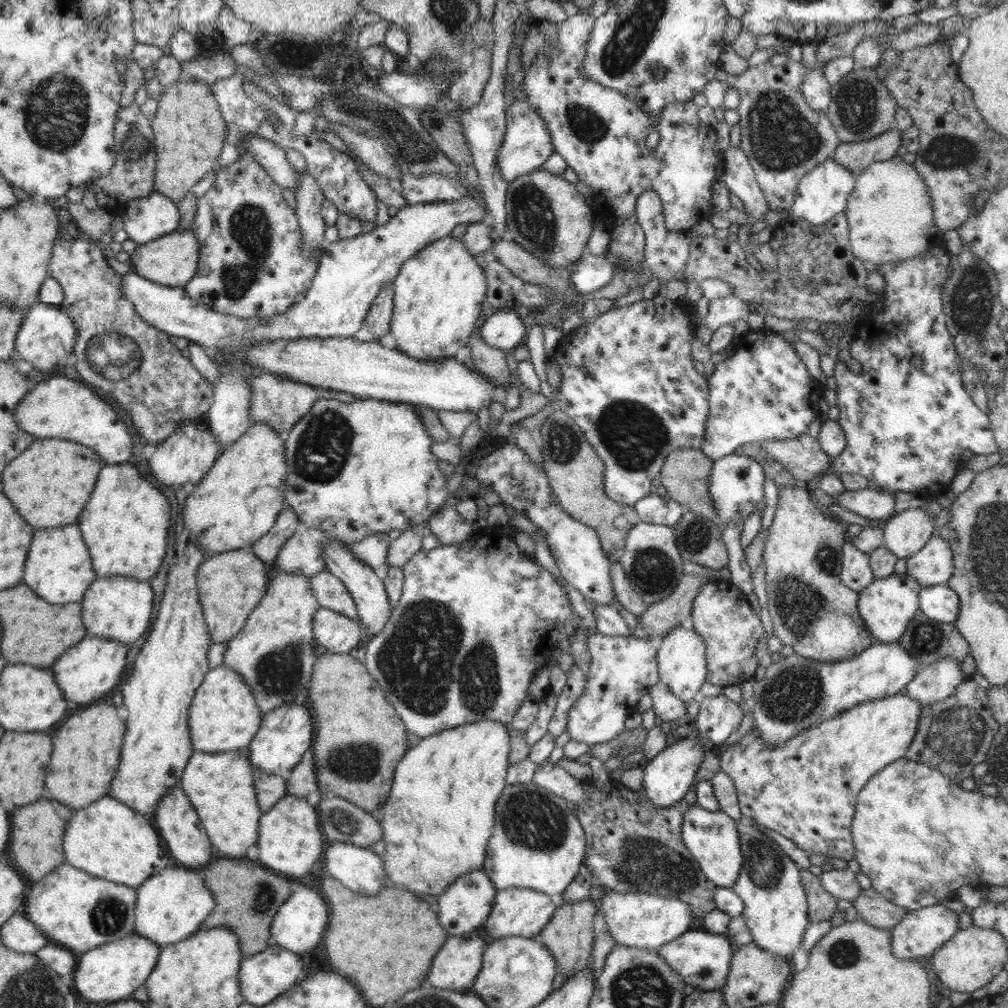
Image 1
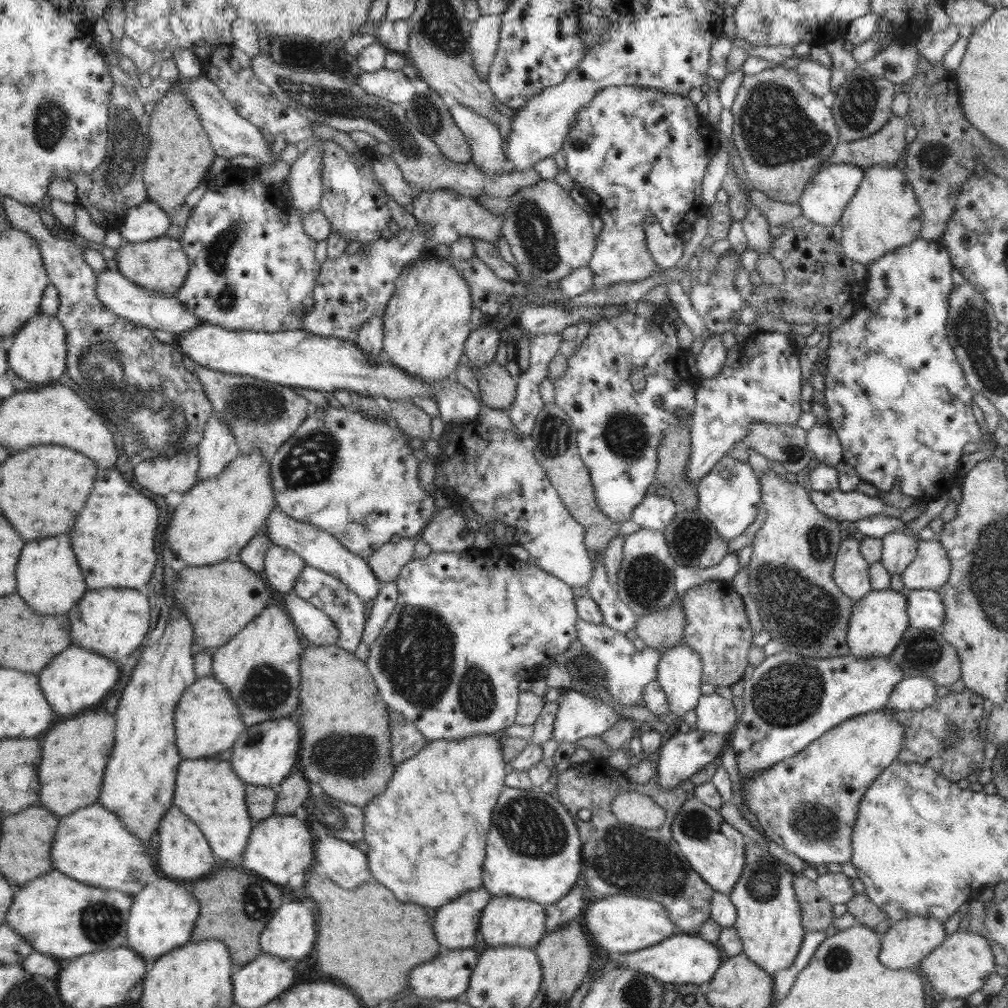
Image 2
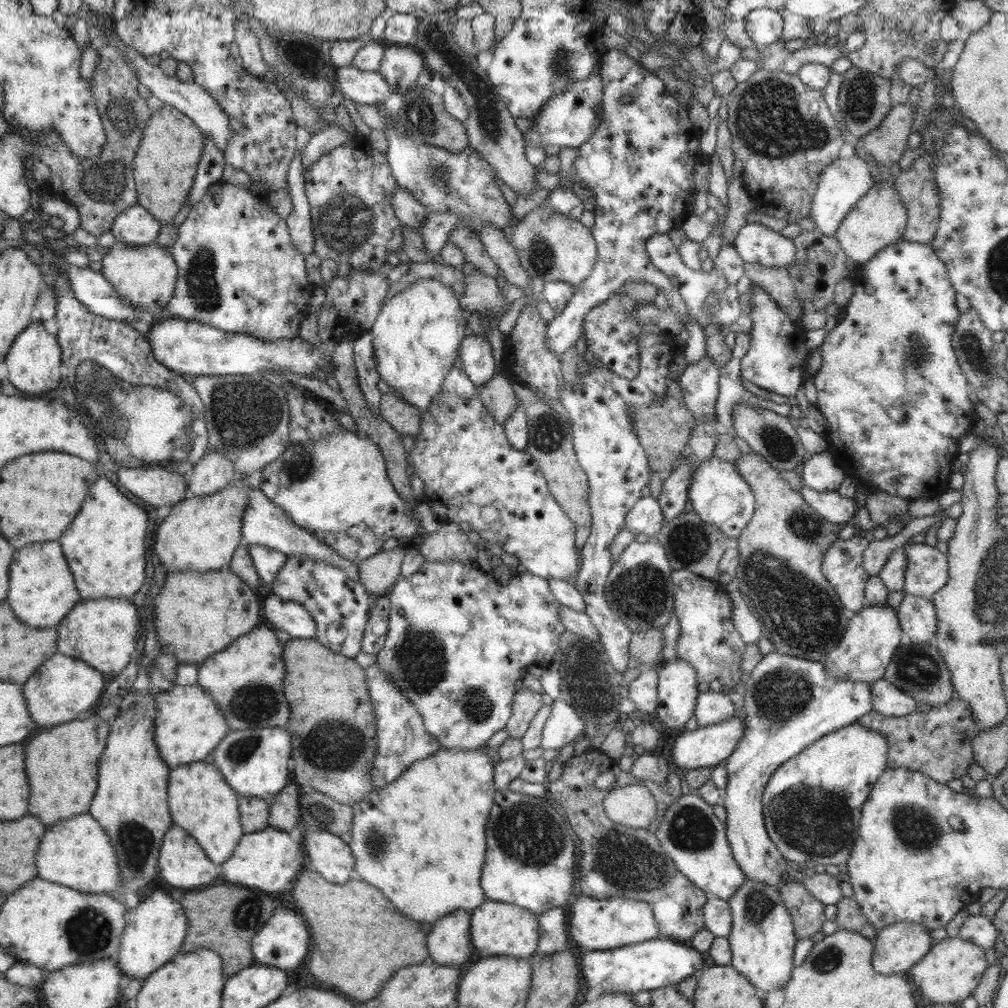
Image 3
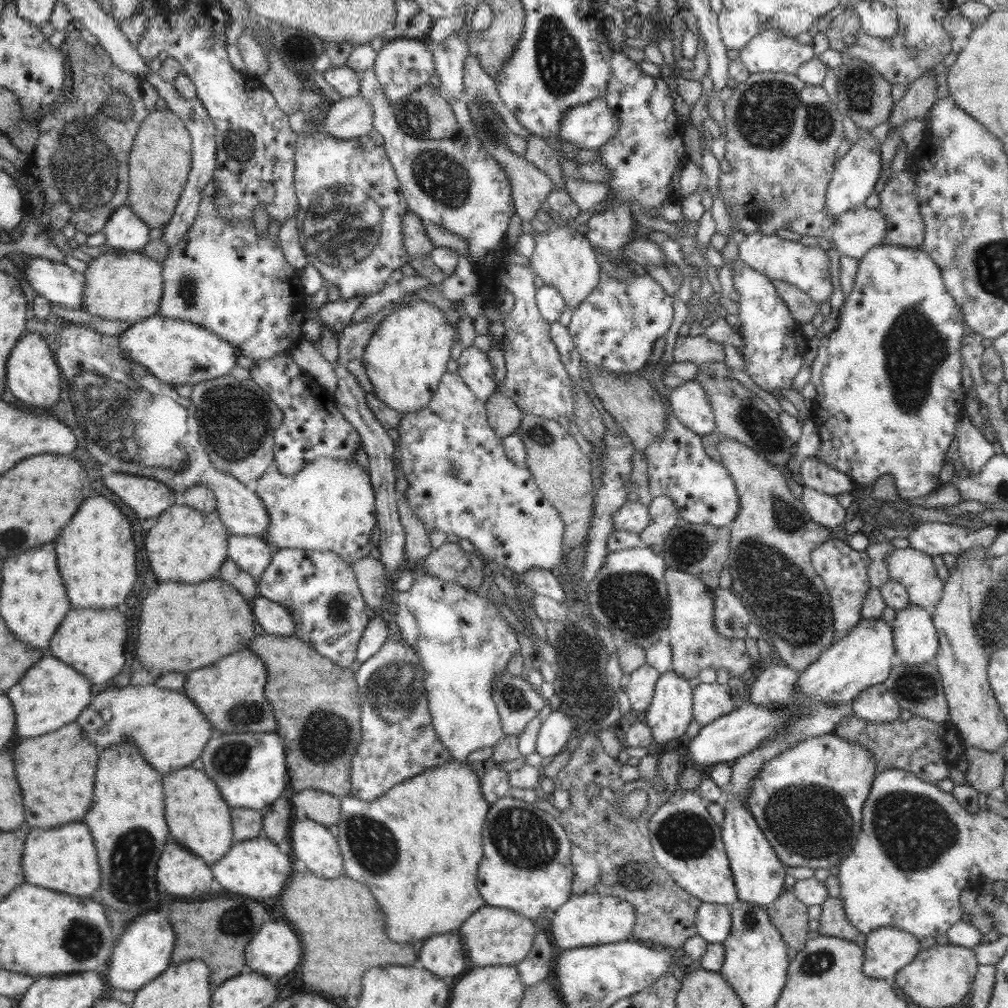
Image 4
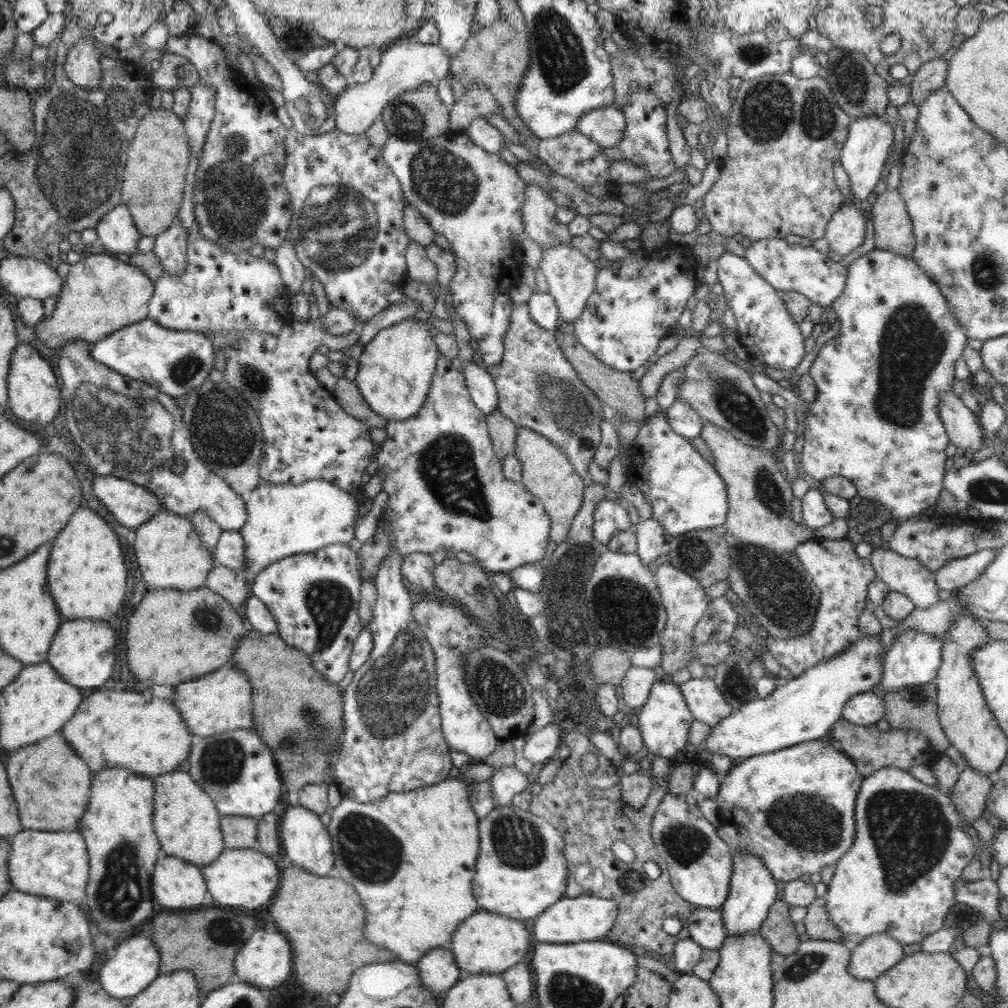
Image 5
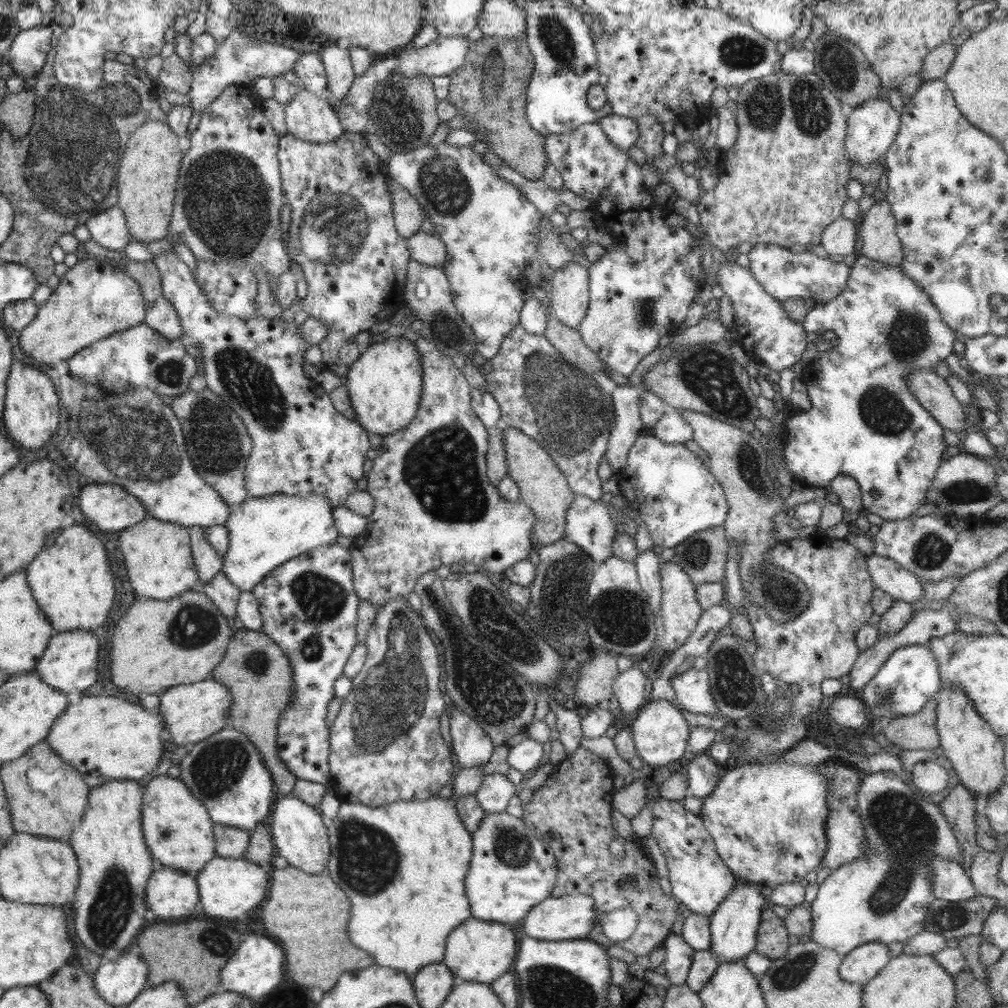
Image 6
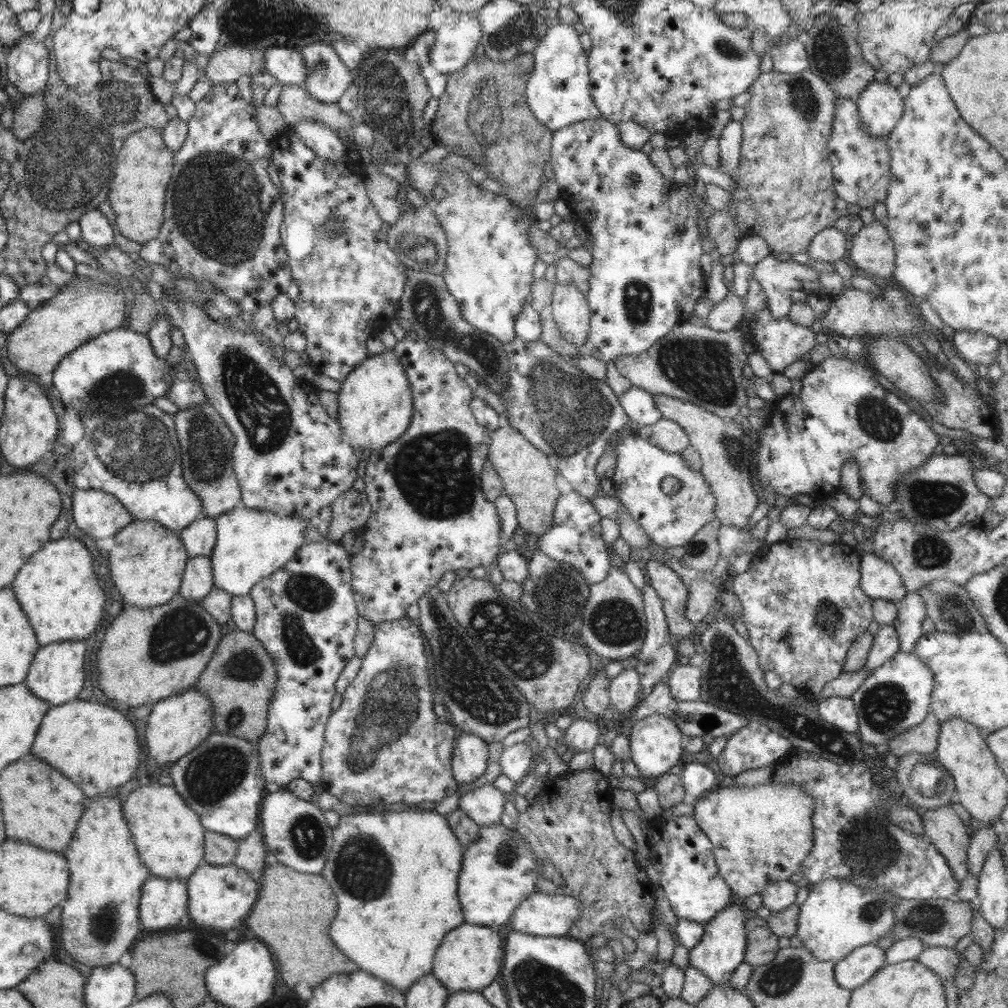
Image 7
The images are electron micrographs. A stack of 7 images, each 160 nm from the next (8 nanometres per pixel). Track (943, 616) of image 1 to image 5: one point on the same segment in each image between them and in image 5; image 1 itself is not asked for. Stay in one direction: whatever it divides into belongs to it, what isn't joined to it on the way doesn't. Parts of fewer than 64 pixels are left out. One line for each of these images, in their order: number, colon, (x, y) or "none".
2: (925, 609)
3: (917, 616)
4: (916, 641)
5: (914, 658)

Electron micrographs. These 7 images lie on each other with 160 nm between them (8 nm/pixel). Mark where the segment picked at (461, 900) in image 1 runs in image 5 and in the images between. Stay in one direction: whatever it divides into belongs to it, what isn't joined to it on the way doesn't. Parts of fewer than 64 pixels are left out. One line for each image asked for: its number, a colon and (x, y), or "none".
2: (456, 924)
3: (448, 943)
4: (443, 954)
5: (438, 971)

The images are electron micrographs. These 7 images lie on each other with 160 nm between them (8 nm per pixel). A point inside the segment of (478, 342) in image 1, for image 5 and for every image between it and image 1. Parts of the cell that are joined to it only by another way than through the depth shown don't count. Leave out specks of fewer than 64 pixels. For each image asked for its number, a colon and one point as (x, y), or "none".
2: (498, 389)
3: (497, 395)
4: (503, 414)
5: (503, 432)

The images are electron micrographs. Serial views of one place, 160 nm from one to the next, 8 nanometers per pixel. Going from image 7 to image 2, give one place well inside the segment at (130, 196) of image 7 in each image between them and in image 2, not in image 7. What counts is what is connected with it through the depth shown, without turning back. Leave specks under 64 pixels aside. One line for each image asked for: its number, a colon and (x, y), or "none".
2: (180, 155)
3: (165, 164)
4: (159, 164)
5: (153, 184)
6: (146, 179)

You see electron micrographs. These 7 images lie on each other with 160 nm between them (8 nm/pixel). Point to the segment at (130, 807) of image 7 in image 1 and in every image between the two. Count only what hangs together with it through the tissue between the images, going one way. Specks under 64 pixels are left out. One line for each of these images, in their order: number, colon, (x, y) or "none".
1: (220, 786)
2: (208, 791)
3: (200, 801)
4: (197, 816)
5: (185, 819)
6: (177, 828)

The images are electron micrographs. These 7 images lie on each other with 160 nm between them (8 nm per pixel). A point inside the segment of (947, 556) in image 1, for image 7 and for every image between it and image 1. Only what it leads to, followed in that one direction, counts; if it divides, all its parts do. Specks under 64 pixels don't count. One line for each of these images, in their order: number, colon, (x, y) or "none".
2: (931, 568)
3: (927, 570)
4: (915, 570)
5: (901, 574)
6: (887, 575)
7: (879, 579)

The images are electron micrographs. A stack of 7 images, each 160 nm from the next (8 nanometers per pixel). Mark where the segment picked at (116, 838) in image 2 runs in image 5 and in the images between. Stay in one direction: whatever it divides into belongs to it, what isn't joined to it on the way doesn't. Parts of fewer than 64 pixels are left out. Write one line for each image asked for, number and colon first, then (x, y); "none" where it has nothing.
3: (76, 852)
4: (64, 859)
5: (54, 864)

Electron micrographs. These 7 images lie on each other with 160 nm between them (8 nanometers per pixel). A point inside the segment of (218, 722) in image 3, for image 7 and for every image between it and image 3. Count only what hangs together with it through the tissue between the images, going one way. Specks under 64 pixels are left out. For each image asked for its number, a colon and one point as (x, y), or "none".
4: (170, 730)
5: (111, 729)
6: (108, 738)
7: (96, 747)

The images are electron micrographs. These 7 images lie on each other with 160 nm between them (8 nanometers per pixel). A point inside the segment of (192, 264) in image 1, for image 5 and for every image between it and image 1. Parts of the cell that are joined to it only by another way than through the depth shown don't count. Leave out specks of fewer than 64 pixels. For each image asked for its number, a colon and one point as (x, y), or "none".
2: (160, 265)
3: (145, 274)
4: (124, 285)
5: (101, 294)

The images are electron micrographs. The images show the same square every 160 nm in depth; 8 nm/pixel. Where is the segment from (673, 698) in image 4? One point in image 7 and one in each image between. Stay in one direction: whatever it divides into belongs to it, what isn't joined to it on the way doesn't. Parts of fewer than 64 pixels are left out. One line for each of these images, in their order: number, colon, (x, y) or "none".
5: (664, 721)
6: (660, 732)
7: (656, 743)

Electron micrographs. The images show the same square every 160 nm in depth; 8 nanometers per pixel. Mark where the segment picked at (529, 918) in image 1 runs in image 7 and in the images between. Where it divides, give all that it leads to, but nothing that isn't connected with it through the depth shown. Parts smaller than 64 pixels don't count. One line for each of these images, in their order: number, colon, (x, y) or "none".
2: (506, 921)
3: (496, 928)
4: (493, 936)
5: (485, 943)
6: (480, 951)
7: (470, 957)

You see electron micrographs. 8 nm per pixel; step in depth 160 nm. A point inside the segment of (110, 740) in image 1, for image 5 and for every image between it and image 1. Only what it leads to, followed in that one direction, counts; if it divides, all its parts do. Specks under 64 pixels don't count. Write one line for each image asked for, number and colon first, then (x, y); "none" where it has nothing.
2: (75, 753)
3: (62, 764)
4: (56, 771)
5: (56, 801)

